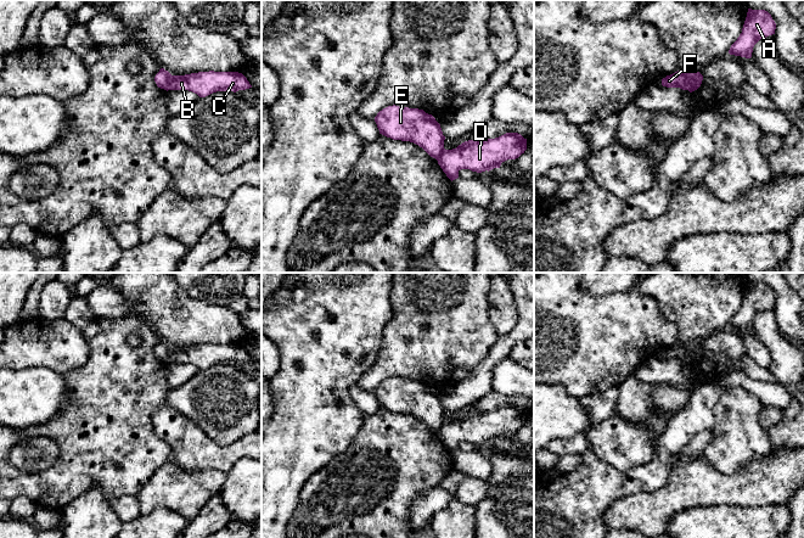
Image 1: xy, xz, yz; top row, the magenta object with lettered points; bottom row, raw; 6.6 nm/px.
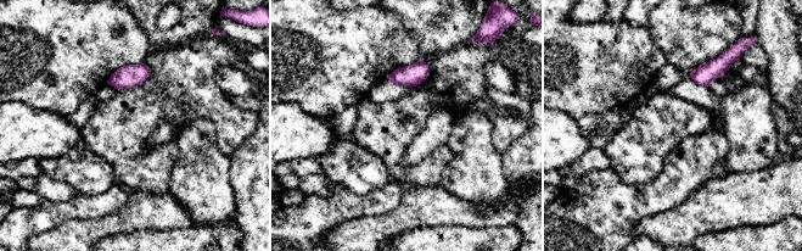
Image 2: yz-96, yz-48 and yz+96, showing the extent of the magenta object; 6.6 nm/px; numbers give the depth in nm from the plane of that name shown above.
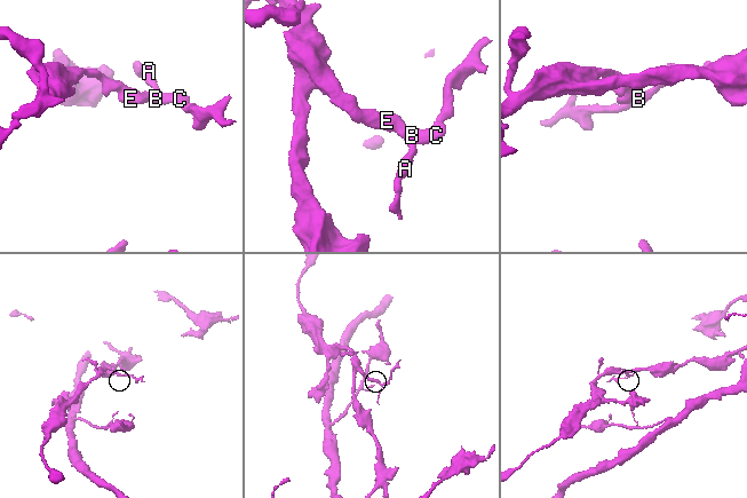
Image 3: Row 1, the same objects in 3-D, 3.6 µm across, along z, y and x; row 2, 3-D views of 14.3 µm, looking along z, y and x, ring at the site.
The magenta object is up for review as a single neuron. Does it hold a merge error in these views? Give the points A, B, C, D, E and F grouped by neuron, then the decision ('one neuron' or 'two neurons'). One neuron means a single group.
groups A B C D / E F; two neurons

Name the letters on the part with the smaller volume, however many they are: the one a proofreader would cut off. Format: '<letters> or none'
A, B, C, D

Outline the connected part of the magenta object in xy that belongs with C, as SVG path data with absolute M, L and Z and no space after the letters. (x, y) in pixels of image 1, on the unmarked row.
M198 344L185 348L172 348L168 363L189 363L199 370L217 364L238 364L252 360L247 351L238 344Z

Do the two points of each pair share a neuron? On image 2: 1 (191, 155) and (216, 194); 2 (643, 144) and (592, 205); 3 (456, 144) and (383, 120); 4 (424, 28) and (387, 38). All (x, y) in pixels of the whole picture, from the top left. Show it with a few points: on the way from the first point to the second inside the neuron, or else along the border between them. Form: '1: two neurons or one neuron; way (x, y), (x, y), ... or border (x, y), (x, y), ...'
1: one neuron; way (201, 165), (201, 179), (206, 184)
2: two neurons; border (610, 167), (624, 182), (645, 183)
3: two neurons; border (448, 145), (450, 160), (441, 173)
4: two neurons; border (393, 12), (418, 43), (419, 59)

